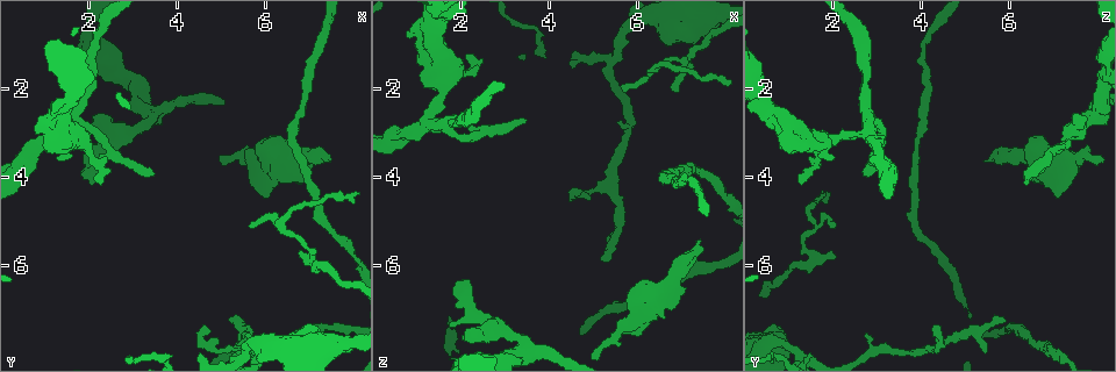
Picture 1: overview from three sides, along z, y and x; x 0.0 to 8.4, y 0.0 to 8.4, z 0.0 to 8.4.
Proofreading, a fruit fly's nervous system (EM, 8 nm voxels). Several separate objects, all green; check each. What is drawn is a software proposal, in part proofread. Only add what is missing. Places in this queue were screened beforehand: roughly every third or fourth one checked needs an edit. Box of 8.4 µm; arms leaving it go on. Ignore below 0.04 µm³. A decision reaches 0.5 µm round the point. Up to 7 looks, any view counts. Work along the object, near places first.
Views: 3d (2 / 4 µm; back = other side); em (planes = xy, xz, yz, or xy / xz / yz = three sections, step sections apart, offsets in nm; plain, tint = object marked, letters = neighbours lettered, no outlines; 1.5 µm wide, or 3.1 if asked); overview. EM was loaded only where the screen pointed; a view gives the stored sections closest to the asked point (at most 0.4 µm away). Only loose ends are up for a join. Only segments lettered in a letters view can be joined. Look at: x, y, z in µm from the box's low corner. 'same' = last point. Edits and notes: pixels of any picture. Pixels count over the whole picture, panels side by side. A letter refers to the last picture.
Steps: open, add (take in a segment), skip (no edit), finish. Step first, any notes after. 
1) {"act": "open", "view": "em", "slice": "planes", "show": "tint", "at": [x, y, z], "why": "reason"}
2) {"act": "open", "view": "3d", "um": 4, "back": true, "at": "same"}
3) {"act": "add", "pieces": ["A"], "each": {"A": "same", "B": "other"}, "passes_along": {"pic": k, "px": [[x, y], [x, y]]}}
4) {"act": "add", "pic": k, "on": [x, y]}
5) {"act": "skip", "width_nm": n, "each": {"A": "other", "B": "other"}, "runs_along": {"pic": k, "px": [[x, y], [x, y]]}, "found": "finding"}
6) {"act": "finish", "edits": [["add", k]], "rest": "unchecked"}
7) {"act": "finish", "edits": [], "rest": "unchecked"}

{"act": "open", "view": "em", "slice": "planes", "show": "letters", "at": [5.20, 7.20, 5.85], "why": "free end"}

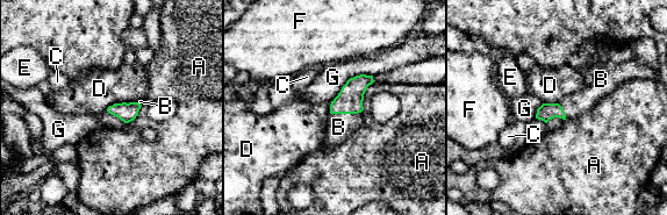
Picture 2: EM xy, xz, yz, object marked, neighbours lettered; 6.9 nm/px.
{"act": "add", "pic": 2, "on": [338, 127], "each": {"A": "other", "B": "same", "C": "other", "D": "other", "E": "other", "F": "other", "G": "other"}, "passes_along": {"pic": 2, "px": [[350, 99], [345, 113], [338, 127]]}, "found": "the cell continues"}

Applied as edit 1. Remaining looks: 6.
{"act": "open", "view": "3d", "um": 4, "at": [7.40, 3.65, 5.45], "why": "an open end"}

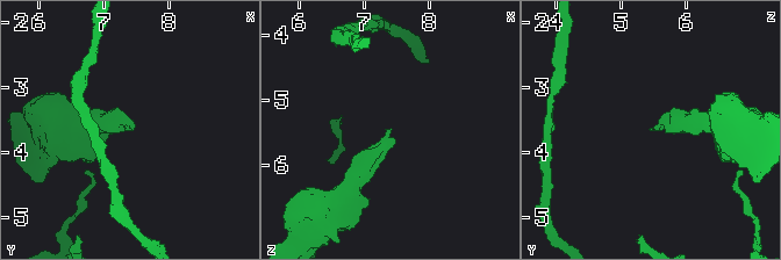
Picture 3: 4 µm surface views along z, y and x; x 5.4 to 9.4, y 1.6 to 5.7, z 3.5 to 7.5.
{"act": "open", "view": "em", "slice": "planes", "show": "letters", "at": [7.40, 3.70, 5.45]}

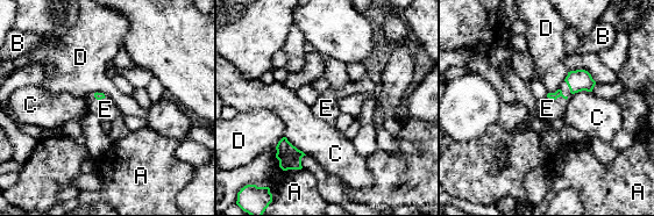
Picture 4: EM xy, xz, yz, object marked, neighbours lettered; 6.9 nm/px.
{"act": "add", "pic": 4, "on": [547, 108], "each": {"A": "other", "B": "other", "C": "other", "D": "other", "E": "same"}, "found": "it goes on there"}

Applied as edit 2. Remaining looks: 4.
{"act": "open", "view": "overview", "why": "redraw"}

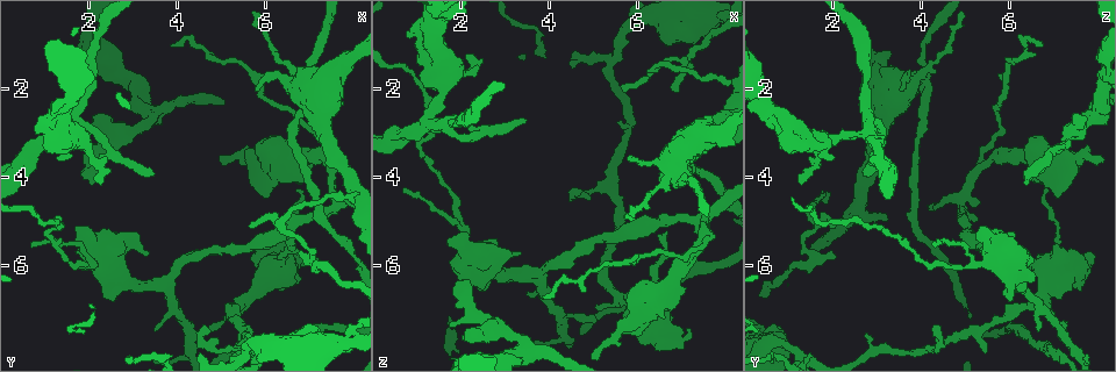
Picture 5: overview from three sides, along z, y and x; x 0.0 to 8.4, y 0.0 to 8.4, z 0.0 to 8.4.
{"act": "open", "view": "3d", "um": 2, "at": [2.15, 4.20, 6.35], "why": "branch stops here"}

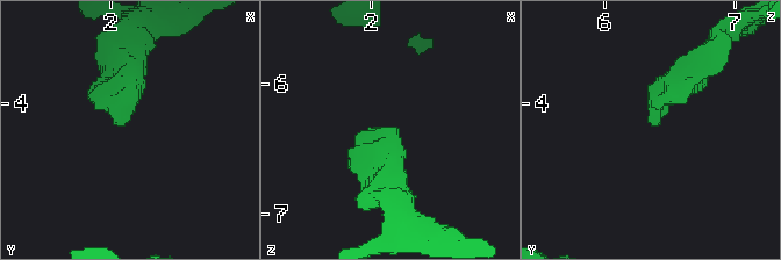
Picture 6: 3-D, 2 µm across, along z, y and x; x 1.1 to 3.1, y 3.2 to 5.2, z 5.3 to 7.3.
{"act": "open", "view": "em", "slice": "xz", "step": 4, "show": "tint", "at": [2.12, 4.14, 6.38]}

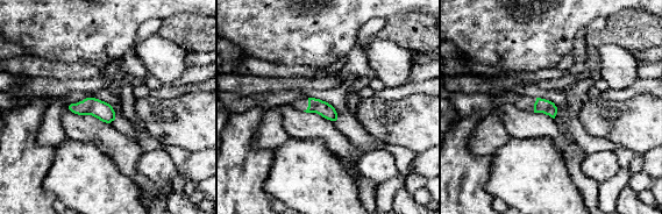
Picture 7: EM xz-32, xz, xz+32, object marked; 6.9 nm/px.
{"act": "open", "view": "em", "slice": "planes", "show": "letters", "at": "same", "why": "another direction"}

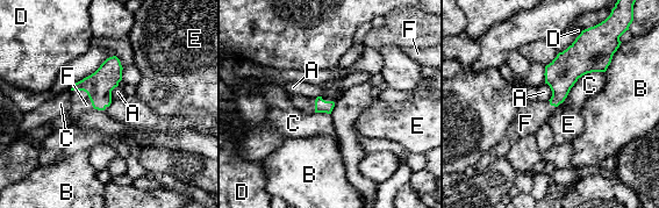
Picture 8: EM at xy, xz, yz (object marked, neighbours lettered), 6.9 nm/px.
{"act": "add", "pic": 8, "on": [80, 104], "width_nm": 100, "each": {"A": "other", "B": "other", "C": "other", "D": "other", "E": "other", "F": "same"}, "passes_along": {"pic": 8, "px": [[99, 85], [86, 92], [80, 104]]}, "found": "it goes on there"}

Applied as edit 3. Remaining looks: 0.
{"act": "finish", "edits": [["add", 2], ["add", 4], ["add", 8]], "rest": "unchecked"}

